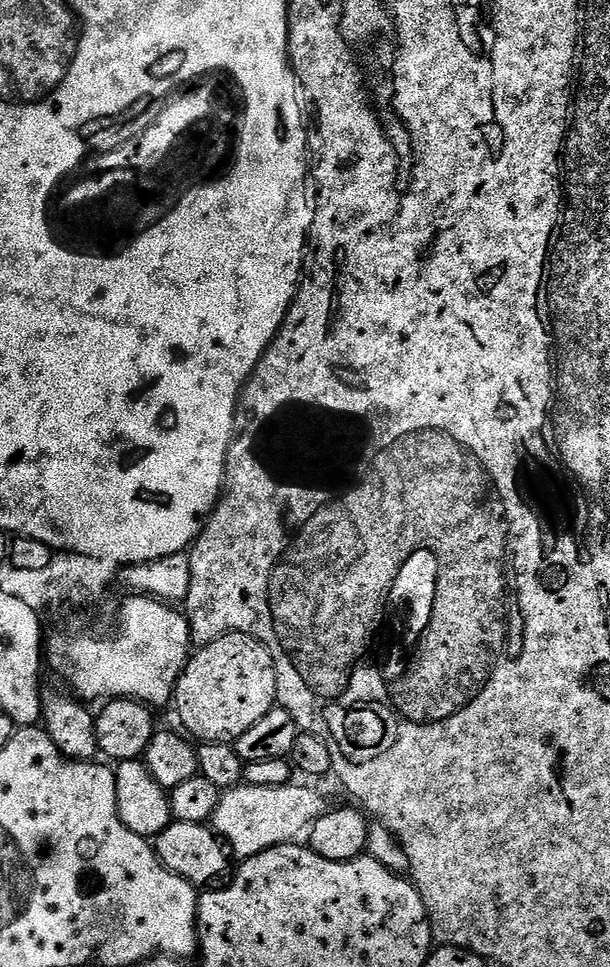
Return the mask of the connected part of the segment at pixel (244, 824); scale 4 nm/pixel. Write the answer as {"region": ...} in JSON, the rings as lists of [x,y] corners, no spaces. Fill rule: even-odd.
{"region":[[[241,782],[236,788],[227,789],[221,795],[220,802],[212,815],[210,824],[216,835],[230,849],[231,855],[235,859],[237,856],[237,861],[243,862],[254,858],[279,844],[291,844],[299,841],[309,831],[312,823],[319,816],[324,815],[326,805],[324,805],[323,794],[315,792],[312,788],[307,788],[304,784],[296,783],[289,782],[282,786],[254,786],[247,782]]]}

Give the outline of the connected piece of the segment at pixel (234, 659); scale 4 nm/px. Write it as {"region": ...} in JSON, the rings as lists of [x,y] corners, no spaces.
{"region":[[[228,632],[225,636],[220,636],[214,642],[210,642],[206,647],[193,651],[191,653],[188,665],[184,667],[184,673],[176,682],[176,690],[174,693],[174,709],[180,715],[180,720],[184,723],[183,731],[189,737],[195,738],[197,741],[205,744],[231,744],[235,745],[238,738],[242,738],[242,734],[246,734],[246,730],[250,730],[250,726],[254,726],[254,722],[258,722],[258,718],[265,716],[270,709],[276,704],[276,667],[272,661],[272,655],[268,647],[260,640],[255,640],[252,636],[247,636],[241,632]]]}

